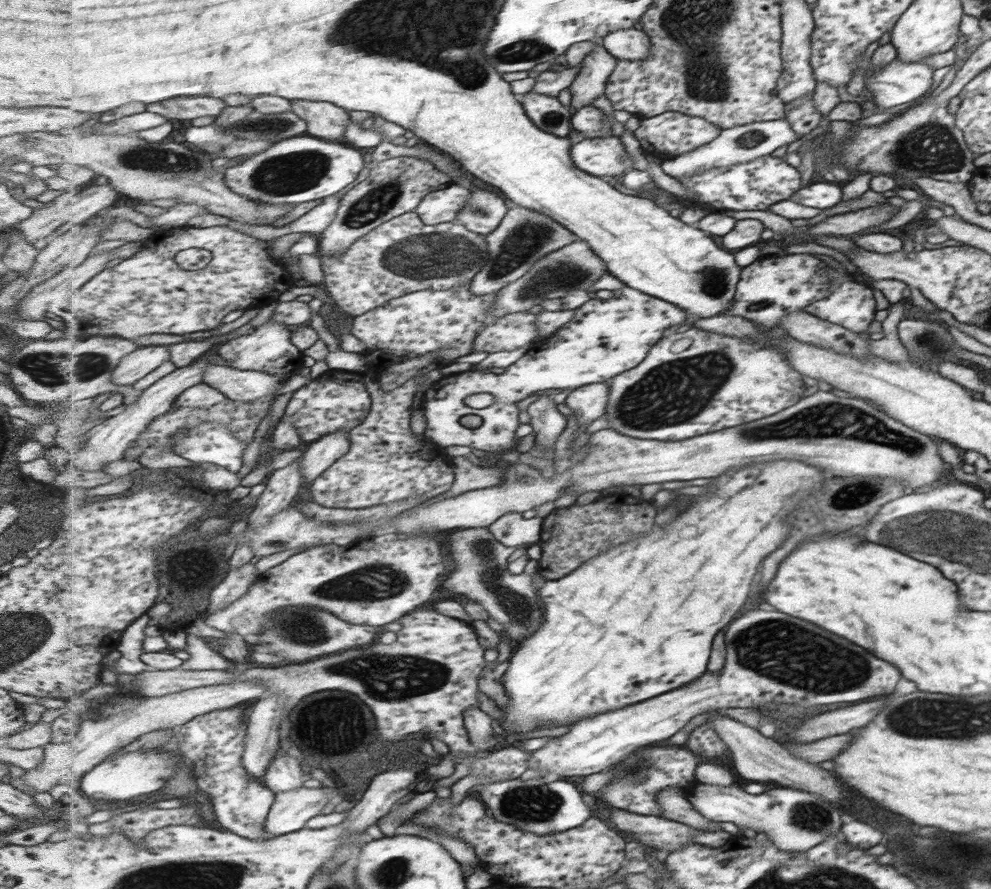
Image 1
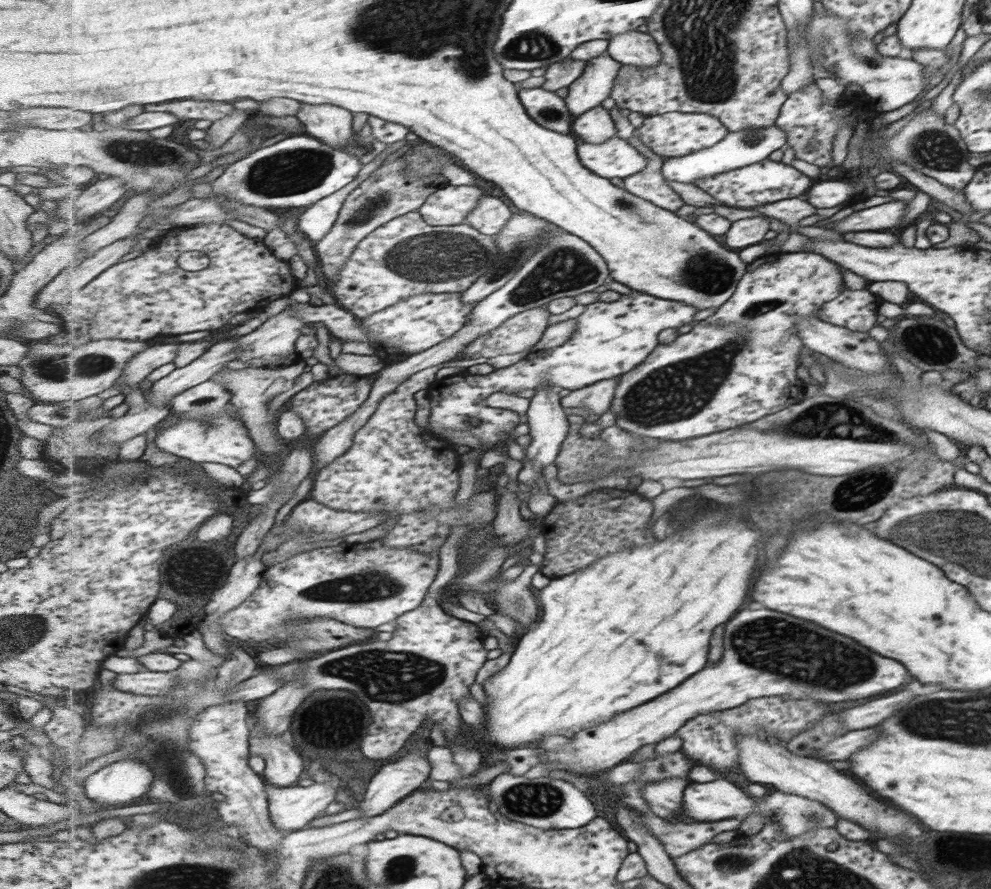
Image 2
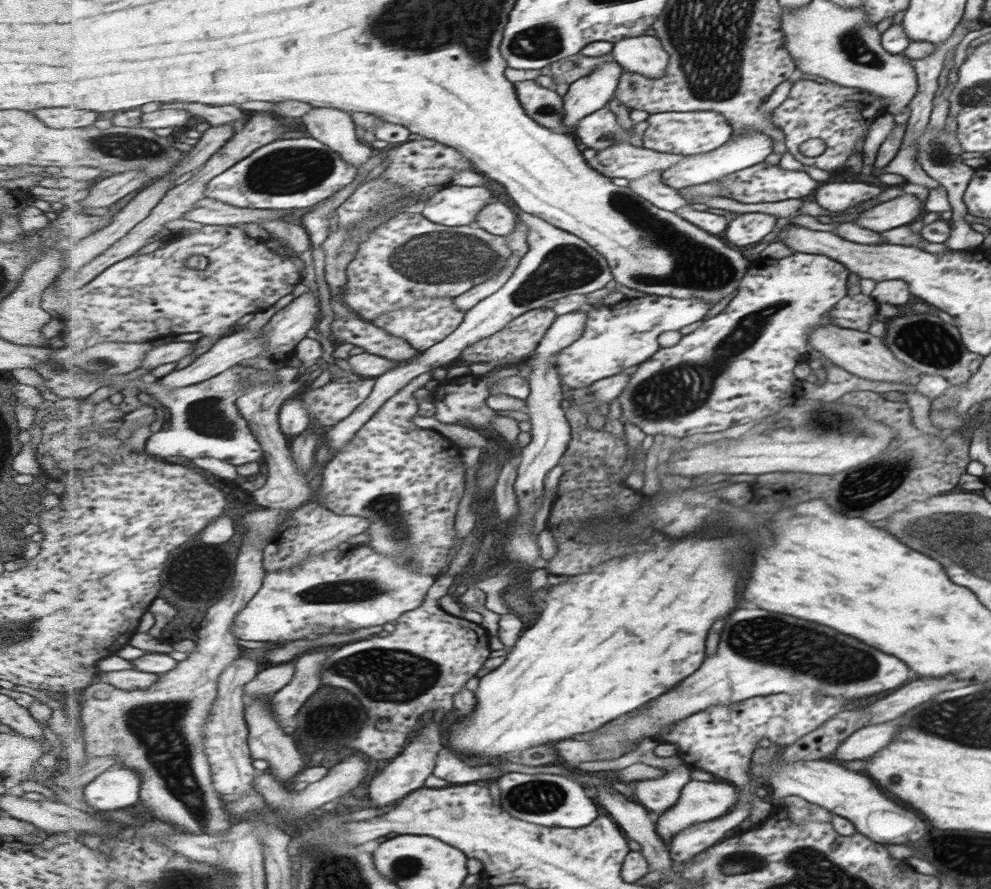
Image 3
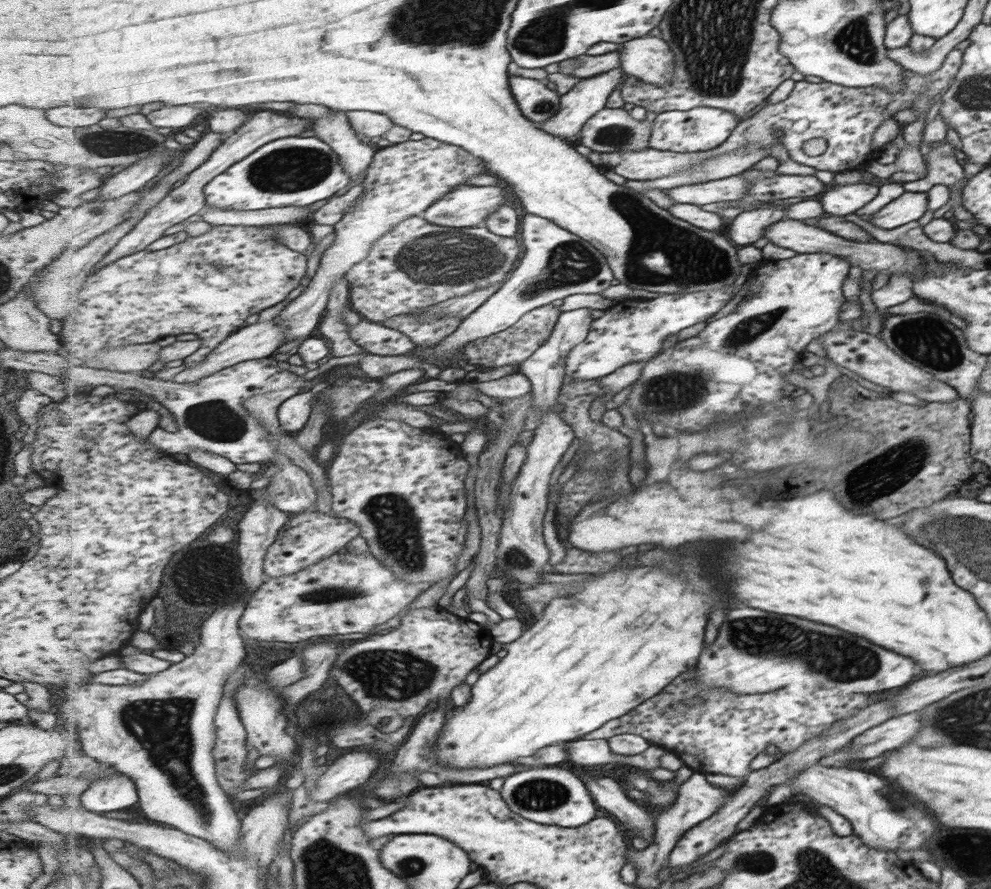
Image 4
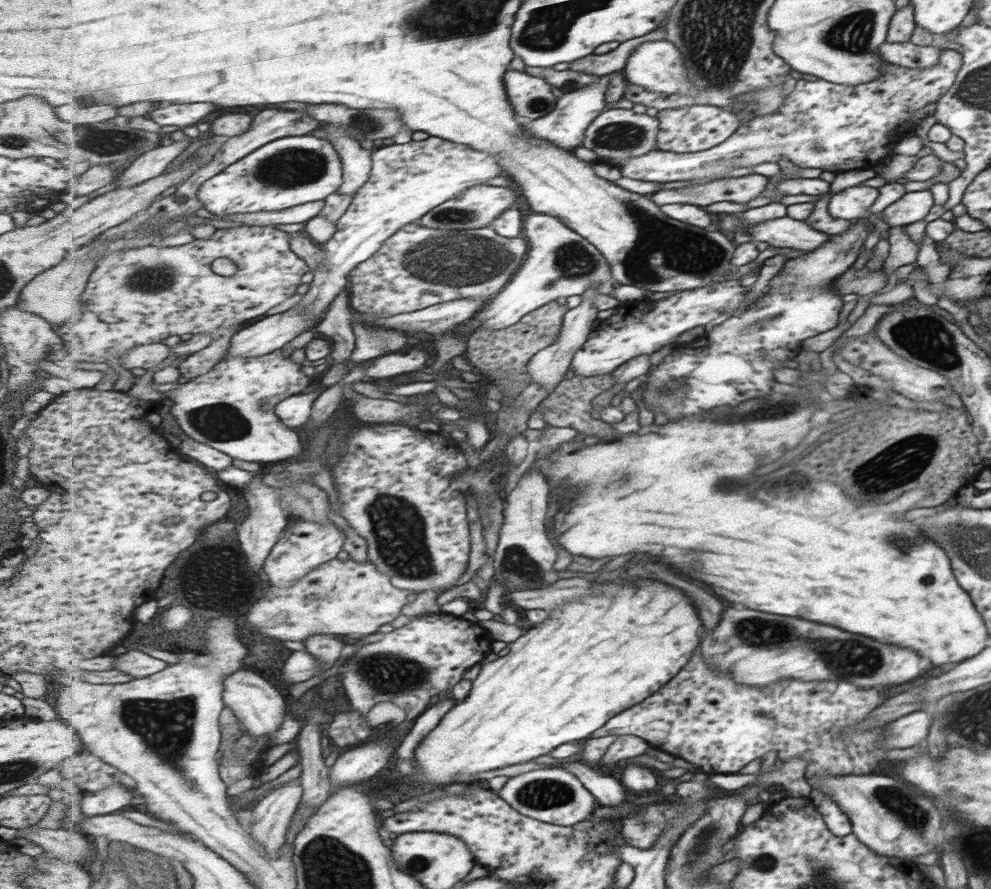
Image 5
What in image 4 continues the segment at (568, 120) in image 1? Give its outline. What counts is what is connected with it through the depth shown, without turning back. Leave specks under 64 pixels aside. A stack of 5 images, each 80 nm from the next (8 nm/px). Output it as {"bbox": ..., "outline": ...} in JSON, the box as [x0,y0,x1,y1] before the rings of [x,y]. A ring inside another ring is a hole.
{"bbox":[510,76,562,124],"outline":[[[510,76],[510,89],[523,114],[537,124],[553,118],[562,109],[561,94],[547,88],[544,80]]]}

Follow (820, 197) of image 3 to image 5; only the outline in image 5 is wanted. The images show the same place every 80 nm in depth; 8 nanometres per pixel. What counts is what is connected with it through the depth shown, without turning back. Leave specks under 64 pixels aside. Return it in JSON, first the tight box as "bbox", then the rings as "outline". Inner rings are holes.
{"bbox":[827,186,877,220],"outline":[[[853,186],[845,188],[843,192],[837,192],[829,198],[827,212],[833,218],[843,218],[843,220],[853,220],[861,218],[863,212],[875,202],[877,190],[867,188],[867,186]]]}

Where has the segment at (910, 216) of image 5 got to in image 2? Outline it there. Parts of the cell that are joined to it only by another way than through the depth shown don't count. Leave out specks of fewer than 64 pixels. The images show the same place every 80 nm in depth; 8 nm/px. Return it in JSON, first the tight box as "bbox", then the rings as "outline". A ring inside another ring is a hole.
{"bbox":[834,200,905,232],"outline":[[[893,200],[887,204],[871,206],[861,212],[853,212],[847,218],[835,222],[834,232],[883,231],[895,226],[905,214],[905,202]]]}

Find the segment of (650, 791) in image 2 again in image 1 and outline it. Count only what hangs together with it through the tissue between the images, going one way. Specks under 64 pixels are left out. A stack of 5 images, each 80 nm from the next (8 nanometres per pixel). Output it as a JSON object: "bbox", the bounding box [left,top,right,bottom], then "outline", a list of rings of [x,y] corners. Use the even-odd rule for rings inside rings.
{"bbox":[659,788,722,832],"outline":[[[671,788],[671,790],[663,790],[663,794],[659,794],[659,804],[663,808],[663,816],[689,824],[693,828],[707,832],[715,832],[722,830],[721,822],[715,822],[711,818],[705,818],[703,814],[699,814],[693,804],[683,796],[683,790],[679,788]]]}

